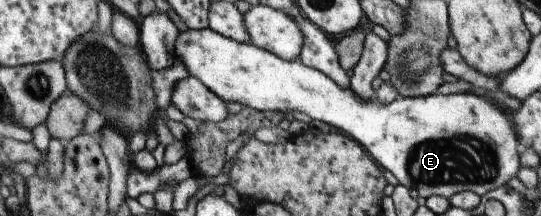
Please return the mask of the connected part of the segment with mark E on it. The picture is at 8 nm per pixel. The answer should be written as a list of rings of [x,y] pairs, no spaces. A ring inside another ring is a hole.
[[[203,28],[198,30],[185,29],[177,34],[175,43],[173,44],[174,61],[177,59],[181,61],[185,71],[188,75],[198,79],[213,95],[216,95],[219,99],[222,99],[226,104],[229,102],[236,103],[259,112],[289,112],[295,110],[305,113],[311,119],[317,119],[317,121],[323,121],[330,127],[336,127],[339,132],[347,134],[353,138],[360,146],[369,154],[373,161],[378,165],[380,169],[387,169],[398,183],[410,189],[414,196],[427,198],[430,195],[440,195],[445,199],[450,198],[459,192],[473,192],[478,196],[482,196],[488,191],[495,188],[505,186],[507,181],[511,177],[515,176],[519,167],[519,154],[521,153],[521,147],[518,143],[518,137],[512,124],[512,121],[508,118],[508,115],[504,112],[503,108],[500,108],[497,104],[482,98],[481,96],[471,94],[429,94],[428,96],[418,98],[395,98],[391,103],[380,104],[379,102],[366,100],[360,100],[353,95],[353,92],[349,88],[340,88],[332,79],[329,79],[323,72],[318,72],[315,68],[307,67],[303,65],[298,59],[290,62],[283,61],[279,57],[275,57],[268,51],[259,49],[249,43],[236,42],[229,39],[227,36],[219,35],[215,33],[211,28]]]

